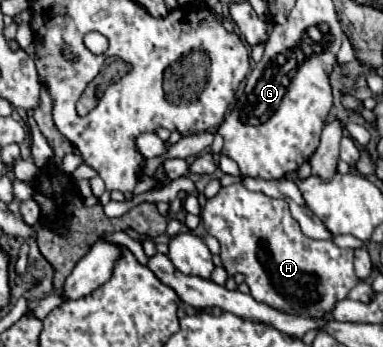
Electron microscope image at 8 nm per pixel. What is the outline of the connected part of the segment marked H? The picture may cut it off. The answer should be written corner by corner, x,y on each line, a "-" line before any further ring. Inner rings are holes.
242,183
220,187
220,191
208,199
202,213
202,223
210,235
220,241
220,257
230,275
242,273
250,287
250,295
270,307
302,317
324,317
332,311
338,299
346,299
348,291
358,283
354,273
354,249
340,249
332,241
316,241
300,231
298,221
290,215
288,203
268,197
264,193
248,191

